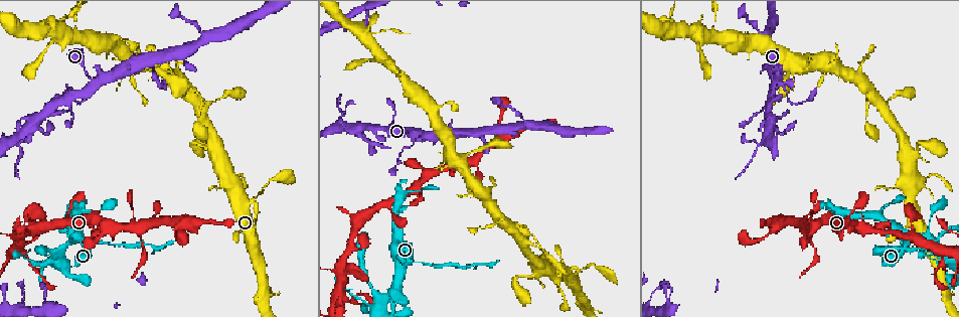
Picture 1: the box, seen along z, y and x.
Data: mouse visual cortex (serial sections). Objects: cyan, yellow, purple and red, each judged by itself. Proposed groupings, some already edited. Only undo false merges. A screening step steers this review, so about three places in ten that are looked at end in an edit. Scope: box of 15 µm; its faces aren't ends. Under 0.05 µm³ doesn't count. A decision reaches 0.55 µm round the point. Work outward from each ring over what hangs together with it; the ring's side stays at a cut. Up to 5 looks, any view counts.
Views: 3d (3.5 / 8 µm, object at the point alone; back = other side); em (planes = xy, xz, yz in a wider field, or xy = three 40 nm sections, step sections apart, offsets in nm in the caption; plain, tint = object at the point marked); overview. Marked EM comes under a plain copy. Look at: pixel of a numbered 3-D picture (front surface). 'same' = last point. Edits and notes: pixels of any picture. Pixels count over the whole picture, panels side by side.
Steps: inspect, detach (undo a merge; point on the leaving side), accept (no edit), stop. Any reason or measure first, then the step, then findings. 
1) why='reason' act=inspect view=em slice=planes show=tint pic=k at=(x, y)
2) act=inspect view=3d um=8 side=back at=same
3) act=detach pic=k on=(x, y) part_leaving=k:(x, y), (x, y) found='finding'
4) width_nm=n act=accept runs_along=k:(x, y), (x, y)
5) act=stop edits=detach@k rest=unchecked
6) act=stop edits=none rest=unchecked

act=inspect view=3d um=3.5 pic=1 at=(462, 157)

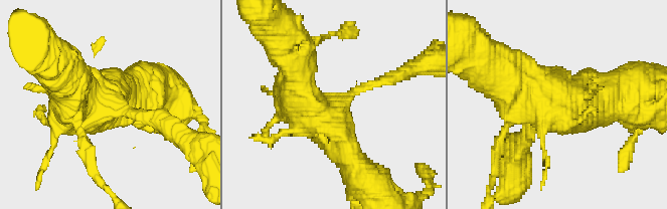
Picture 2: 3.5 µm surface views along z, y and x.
why='shape alone is not enough' act=inspect view=em slice=xy step=2 show=tint pic=2 at=(111, 107)

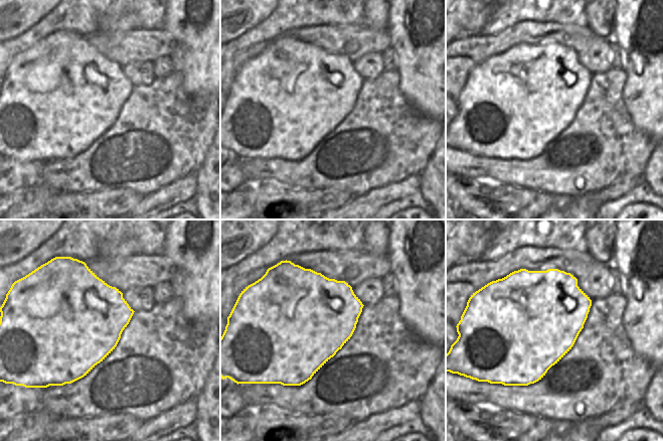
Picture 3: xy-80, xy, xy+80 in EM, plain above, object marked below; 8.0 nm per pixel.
act=inspect view=em slice=xy step=1 show=tint at=same

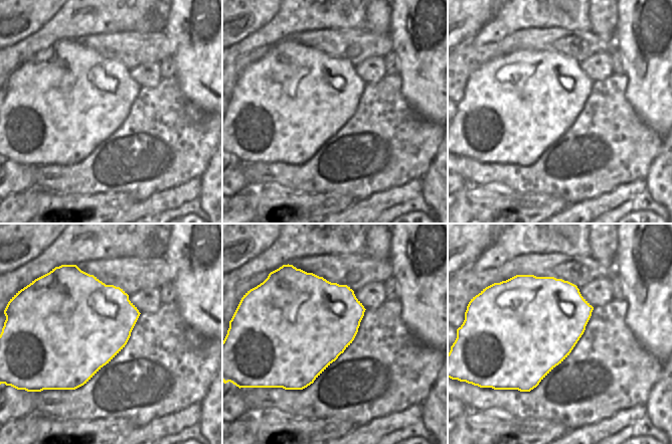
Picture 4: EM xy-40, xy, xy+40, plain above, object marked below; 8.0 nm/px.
act=accept runs_along=2:(347, 156), (301, 101), (292, 47) found='all the same cell'

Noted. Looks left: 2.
why='thin neck' act=inspect view=3d um=3.5 pic=1 at=(772, 81)

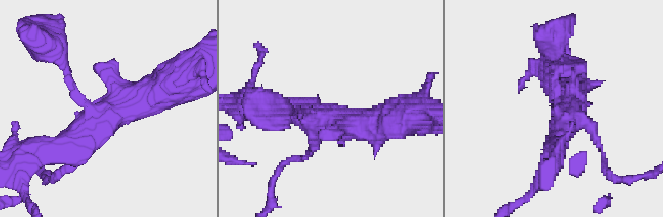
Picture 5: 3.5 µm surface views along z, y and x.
act=inspect view=em slice=xy step=3 show=tint pic=5 at=(564, 118)

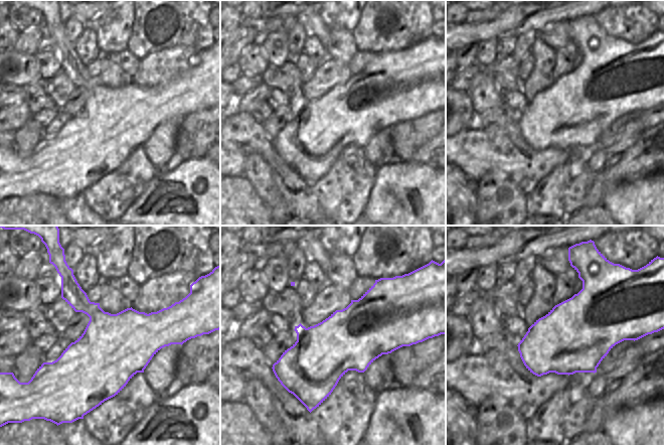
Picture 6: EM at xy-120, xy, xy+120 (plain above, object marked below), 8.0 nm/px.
arms=4 arm_widths_nm=150,150,300,400 act=accept runs_along=5:(62, 63), (94, 116), (152, 94) found='all the same cell'

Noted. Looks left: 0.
act=stop edits=none rest=unchecked

